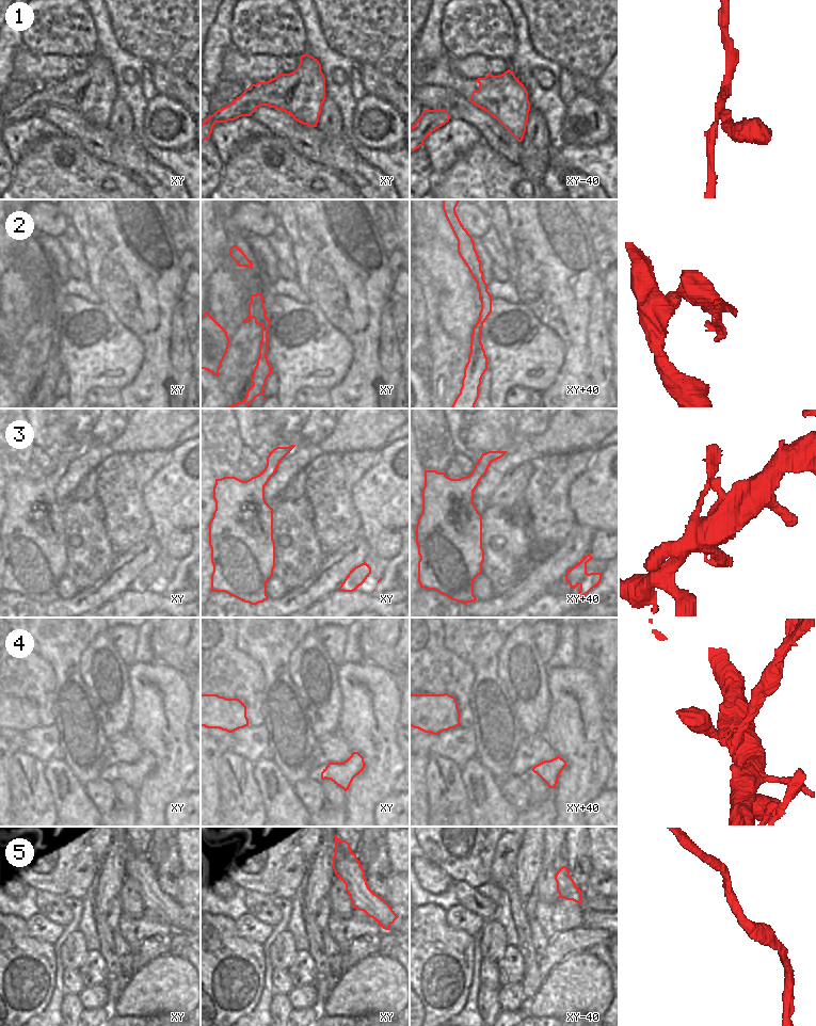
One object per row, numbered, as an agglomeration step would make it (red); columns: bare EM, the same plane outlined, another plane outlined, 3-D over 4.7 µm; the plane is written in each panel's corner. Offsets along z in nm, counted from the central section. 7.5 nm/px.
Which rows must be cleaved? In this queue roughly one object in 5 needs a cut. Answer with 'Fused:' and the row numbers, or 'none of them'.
Fused: 2, 4

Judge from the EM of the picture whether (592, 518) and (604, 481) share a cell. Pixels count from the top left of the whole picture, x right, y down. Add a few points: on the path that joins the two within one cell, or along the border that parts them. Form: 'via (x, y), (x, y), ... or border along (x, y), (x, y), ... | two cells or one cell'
via (592, 509), (604, 497), (604, 491) | one cell

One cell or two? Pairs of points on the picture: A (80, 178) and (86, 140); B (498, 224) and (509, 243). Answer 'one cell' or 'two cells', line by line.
A: two cells
B: one cell

